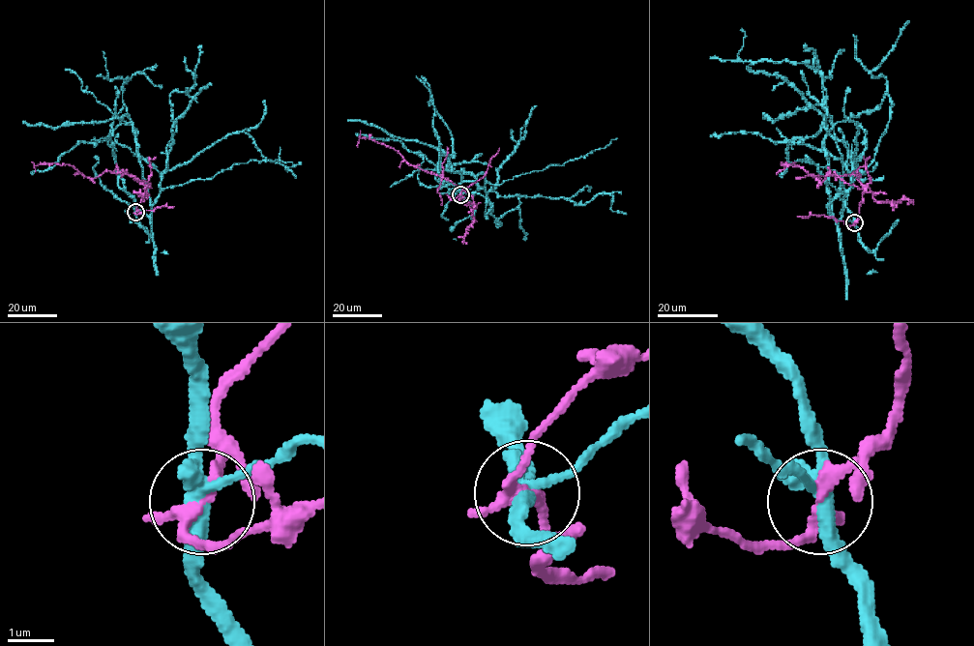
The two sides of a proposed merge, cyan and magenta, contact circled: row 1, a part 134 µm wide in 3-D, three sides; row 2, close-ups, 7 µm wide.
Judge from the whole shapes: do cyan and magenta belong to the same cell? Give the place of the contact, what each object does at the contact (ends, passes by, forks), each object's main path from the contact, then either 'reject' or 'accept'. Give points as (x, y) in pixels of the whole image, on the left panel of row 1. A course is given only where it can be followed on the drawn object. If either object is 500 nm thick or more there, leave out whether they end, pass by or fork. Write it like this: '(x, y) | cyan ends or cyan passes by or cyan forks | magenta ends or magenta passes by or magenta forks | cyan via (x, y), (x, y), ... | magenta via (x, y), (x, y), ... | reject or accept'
(135, 212) | cyan forks | magenta forks | cyan via (136, 212), (110, 138), (121, 124), (152, 204), (162, 176), (228, 134), (285, 169), (301, 162) | magenta via (136, 212), (150, 184), (124, 172), (104, 171), (90, 179), (69, 164), (54, 163), (41, 163), (35, 171) | reject

